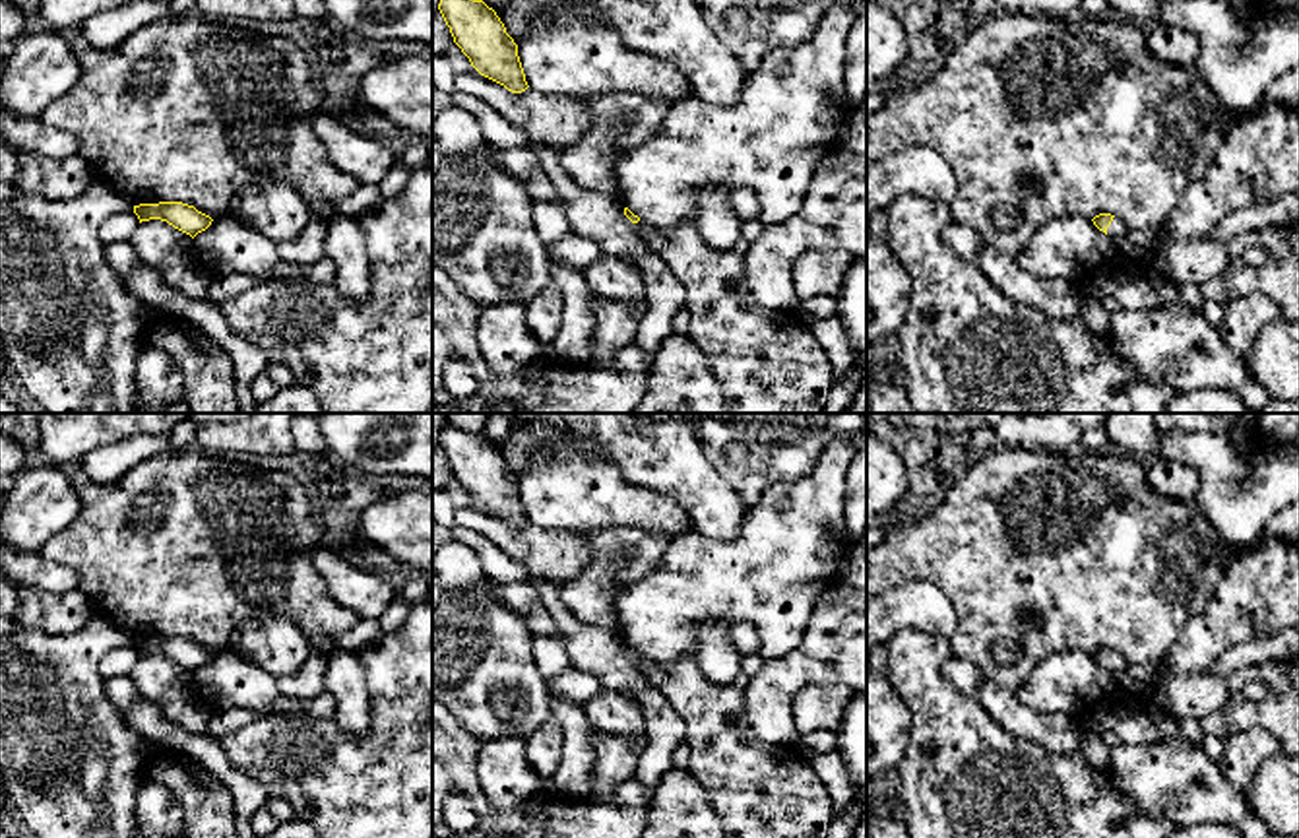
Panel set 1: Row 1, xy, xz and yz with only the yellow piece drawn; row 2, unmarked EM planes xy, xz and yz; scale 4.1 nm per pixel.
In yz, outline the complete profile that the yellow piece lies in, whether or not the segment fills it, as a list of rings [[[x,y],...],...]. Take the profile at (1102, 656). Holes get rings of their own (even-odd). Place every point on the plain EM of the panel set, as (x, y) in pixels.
[[[1099,648],[1092,656],[1099,665],[1109,669],[1111,673],[1119,673],[1130,667],[1130,661],[1121,652],[1111,648]]]

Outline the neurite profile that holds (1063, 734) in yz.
[[[948,656],[942,675],[966,696],[975,698],[1010,735],[1037,743],[1059,755],[1072,755],[1082,749],[1088,731],[1078,718],[1026,706],[1016,693],[998,687],[975,663]]]

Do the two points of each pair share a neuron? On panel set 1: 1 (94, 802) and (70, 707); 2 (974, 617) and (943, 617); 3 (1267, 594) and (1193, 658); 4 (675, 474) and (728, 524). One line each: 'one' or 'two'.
1: one
2: two
3: one
4: one

